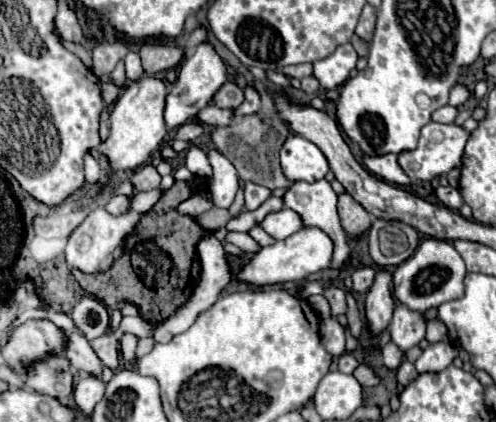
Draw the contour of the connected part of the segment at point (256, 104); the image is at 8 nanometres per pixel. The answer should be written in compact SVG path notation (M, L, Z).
M249 84L249 88L245 88L245 102L235 110L237 116L245 116L245 114L255 114L261 110L261 98L259 92Z

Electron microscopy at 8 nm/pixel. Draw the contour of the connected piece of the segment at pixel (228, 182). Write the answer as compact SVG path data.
M215 148L207 152L207 158L213 168L213 184L211 184L213 204L219 208L229 208L239 190L237 170L233 168L231 160L227 156L221 156L221 152L217 152Z

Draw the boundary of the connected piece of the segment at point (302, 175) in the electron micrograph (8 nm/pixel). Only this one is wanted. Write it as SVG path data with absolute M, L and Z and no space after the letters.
M293 134L281 148L281 168L287 180L317 182L331 170L325 154L307 138Z

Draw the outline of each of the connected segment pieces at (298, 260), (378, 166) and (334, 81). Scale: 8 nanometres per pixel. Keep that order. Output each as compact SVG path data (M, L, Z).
M301 228L293 236L275 242L273 246L261 248L237 274L237 278L251 282L253 286L265 286L265 284L281 284L281 282L297 282L303 280L319 270L325 270L331 266L335 244L329 238L329 234L321 232L321 228Z
M363 154L363 162L369 168L369 172L373 172L379 178L383 178L385 182L401 184L401 186L409 184L409 178L405 176L401 166L397 164L397 156L395 154L385 154L385 156L365 156Z
M341 44L331 56L313 64L313 76L319 80L321 88L331 90L347 82L351 70L355 68L357 52L351 44Z

